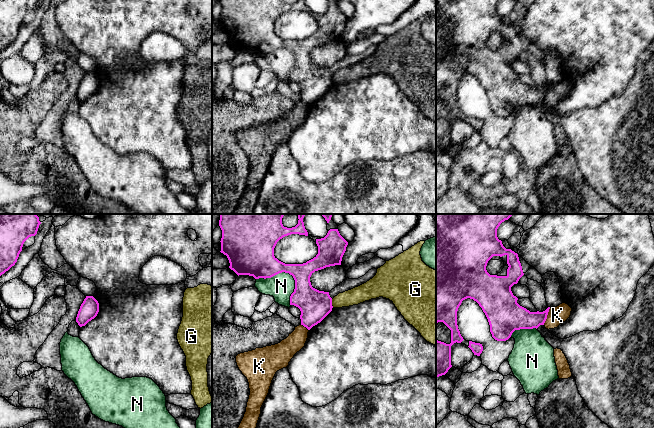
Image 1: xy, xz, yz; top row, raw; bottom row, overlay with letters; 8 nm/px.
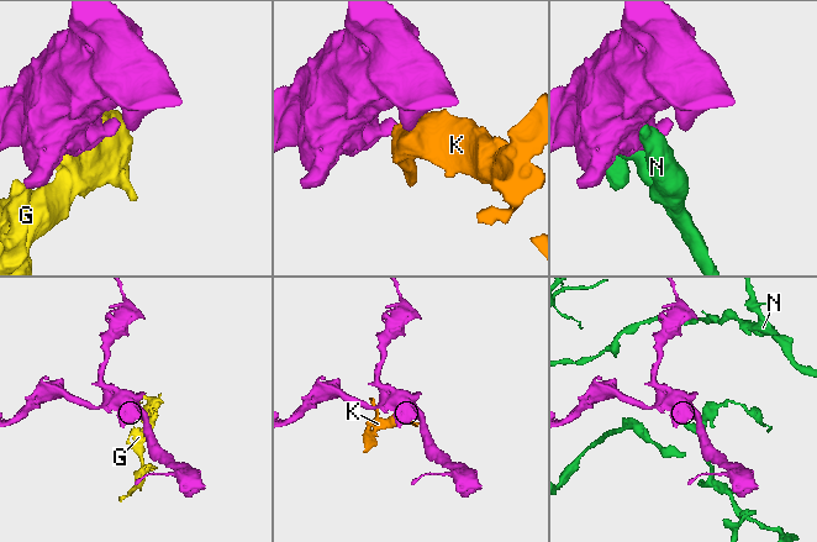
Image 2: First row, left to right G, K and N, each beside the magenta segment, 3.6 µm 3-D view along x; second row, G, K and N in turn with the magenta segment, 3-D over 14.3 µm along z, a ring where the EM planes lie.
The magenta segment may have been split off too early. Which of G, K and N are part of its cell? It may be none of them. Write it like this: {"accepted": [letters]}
{"accepted": []}

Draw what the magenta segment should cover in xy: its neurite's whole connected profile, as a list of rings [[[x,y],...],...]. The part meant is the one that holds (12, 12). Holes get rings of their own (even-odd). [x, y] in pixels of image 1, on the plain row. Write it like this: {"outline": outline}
{"outline": [[[0,0],[0,52],[15,41],[24,18],[37,10],[40,0]]]}

